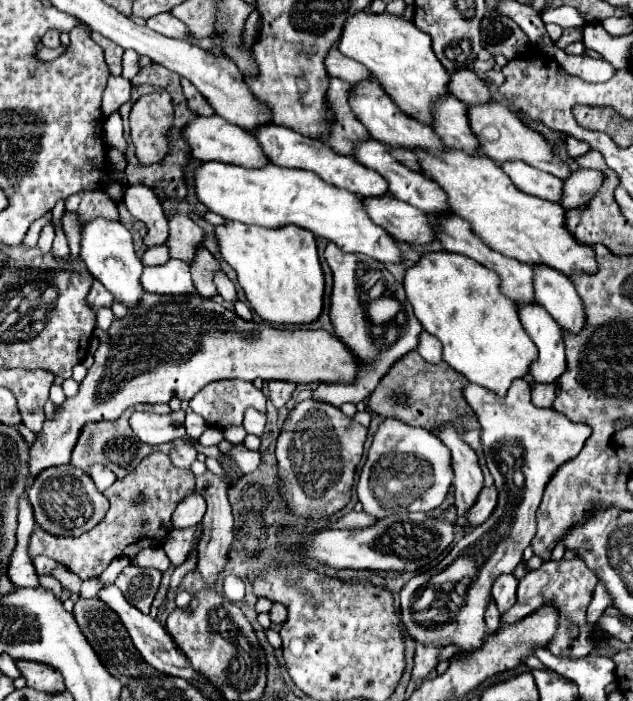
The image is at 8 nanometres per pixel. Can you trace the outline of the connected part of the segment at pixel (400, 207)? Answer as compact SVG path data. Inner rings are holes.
M390 194L380 198L364 198L364 206L370 218L382 228L388 228L388 232L392 232L392 236L400 242L430 244L436 240L434 224L428 220L426 212L420 212Z

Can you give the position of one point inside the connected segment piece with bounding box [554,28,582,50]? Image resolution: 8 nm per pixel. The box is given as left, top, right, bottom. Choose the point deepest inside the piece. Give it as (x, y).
(569, 35)

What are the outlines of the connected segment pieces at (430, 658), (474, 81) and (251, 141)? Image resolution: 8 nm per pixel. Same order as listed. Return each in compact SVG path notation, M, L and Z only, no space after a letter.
M422 644L416 646L416 666L412 672L414 682L424 680L430 674L430 670L436 668L438 652L440 652L440 648L436 648L436 646L422 646Z
M470 70L454 72L448 84L448 90L452 96L462 100L466 106L478 106L478 104L486 104L492 100L486 82Z
M218 114L214 116L198 116L194 122L190 122L186 128L184 128L184 138L186 142L190 144L192 148L192 156L200 162L226 162L226 164L236 164L236 166L242 166L242 168L264 168L270 160L268 156L262 152L258 140L244 132L242 128L226 122L224 118L220 118Z

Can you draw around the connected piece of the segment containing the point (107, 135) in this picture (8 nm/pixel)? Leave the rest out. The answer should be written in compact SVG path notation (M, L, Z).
M114 112L106 122L104 122L104 140L106 144L118 148L126 156L126 140L122 136L122 118L118 112Z

